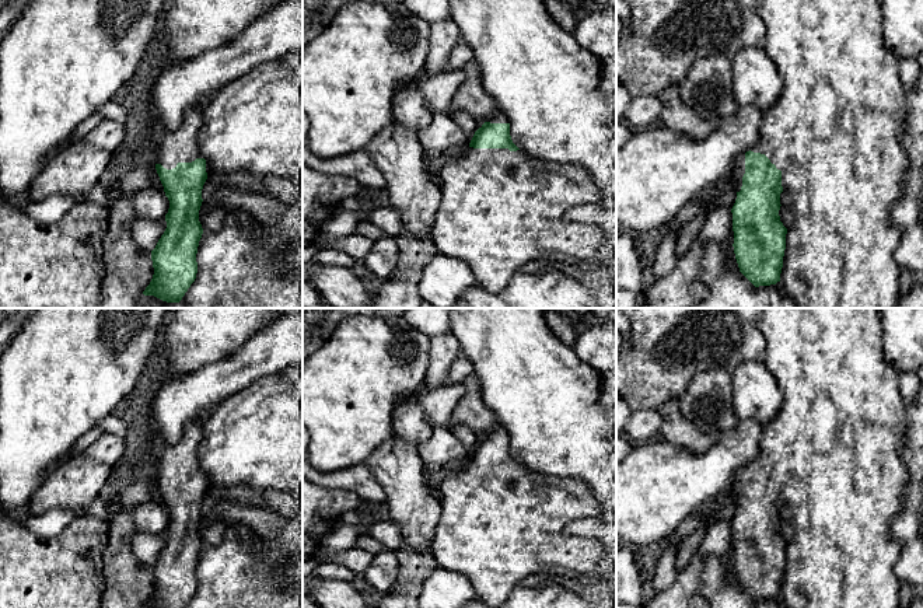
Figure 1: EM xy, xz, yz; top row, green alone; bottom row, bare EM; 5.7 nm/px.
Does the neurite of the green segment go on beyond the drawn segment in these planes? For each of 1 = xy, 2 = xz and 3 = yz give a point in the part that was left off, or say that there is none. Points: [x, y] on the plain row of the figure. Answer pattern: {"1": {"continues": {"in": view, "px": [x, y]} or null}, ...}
{"1": {"continues": {"in": "xy", "px": [168, 463]}}, "2": {"continues": {"in": "xz", "px": [500, 523]}}, "3": {"continues": {"in": "yz", "px": [834, 446]}}}

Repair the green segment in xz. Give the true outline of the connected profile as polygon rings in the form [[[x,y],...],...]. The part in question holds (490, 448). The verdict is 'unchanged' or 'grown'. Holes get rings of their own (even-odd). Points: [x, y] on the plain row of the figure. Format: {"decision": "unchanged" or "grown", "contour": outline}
{"decision": "grown", "contour": [[[504,427],[485,436],[462,468],[441,482],[440,492],[441,516],[431,555],[438,567],[466,577],[482,602],[499,607],[521,580],[555,567],[601,576],[599,560],[608,546],[562,532],[570,521],[599,517],[599,502],[577,478],[541,475],[521,465],[511,454]]]}

